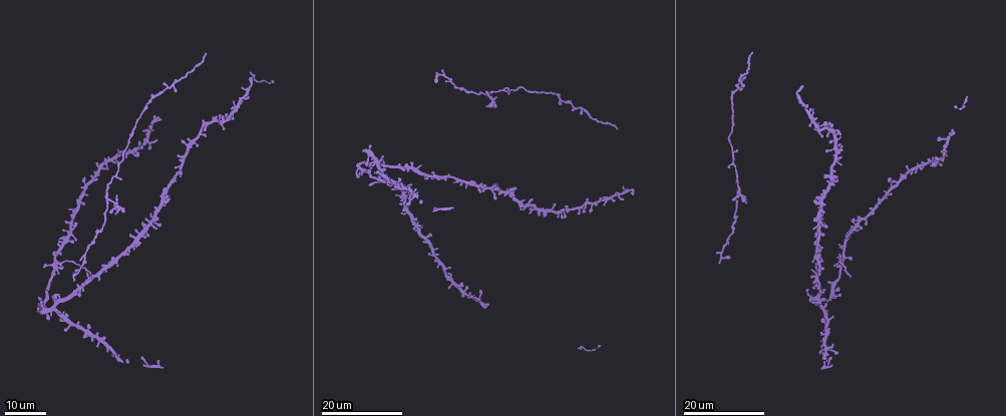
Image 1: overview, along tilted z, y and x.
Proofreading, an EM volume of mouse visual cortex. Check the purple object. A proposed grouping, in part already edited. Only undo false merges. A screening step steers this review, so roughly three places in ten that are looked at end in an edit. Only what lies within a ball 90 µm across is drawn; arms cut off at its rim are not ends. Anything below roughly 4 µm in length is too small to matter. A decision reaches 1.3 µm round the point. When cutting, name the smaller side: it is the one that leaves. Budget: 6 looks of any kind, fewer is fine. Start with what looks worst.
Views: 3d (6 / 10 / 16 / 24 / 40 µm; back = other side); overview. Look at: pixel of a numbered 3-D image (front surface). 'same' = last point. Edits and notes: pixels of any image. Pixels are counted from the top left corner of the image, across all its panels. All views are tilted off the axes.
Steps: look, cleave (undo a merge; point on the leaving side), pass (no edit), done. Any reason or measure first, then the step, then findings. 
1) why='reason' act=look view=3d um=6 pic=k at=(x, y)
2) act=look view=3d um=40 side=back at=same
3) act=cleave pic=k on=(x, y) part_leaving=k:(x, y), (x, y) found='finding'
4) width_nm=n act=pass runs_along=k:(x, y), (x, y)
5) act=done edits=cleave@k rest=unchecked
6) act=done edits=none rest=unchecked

act=look view=3d um=16 pic=1 at=(111, 198)

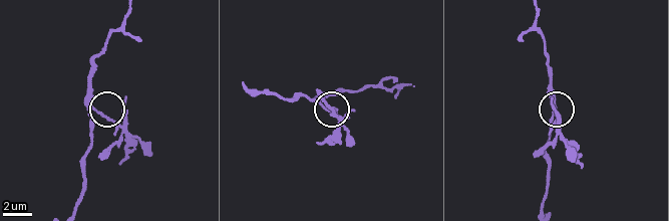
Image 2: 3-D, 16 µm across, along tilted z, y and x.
act=look view=3d um=10 pic=2 at=(98, 112)

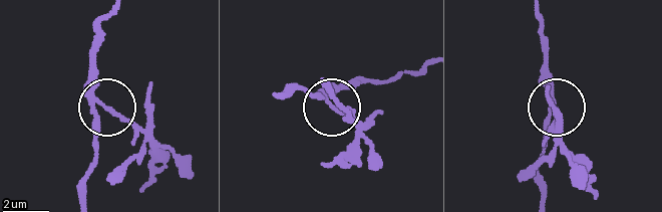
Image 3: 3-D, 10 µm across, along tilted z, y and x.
act=look view=3d um=6 pic=3 at=(107, 111)

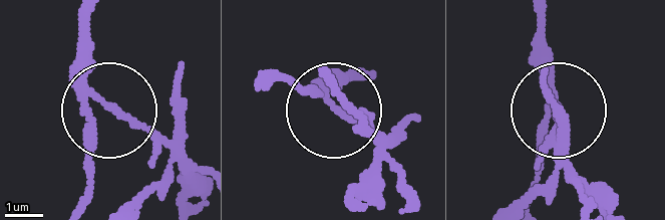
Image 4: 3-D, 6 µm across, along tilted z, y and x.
act=cleave pic=4 on=(134, 118) found='two neurons meet here'

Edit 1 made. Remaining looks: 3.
why='branch point' act=look view=3d um=16 pic=1 at=(59, 263)

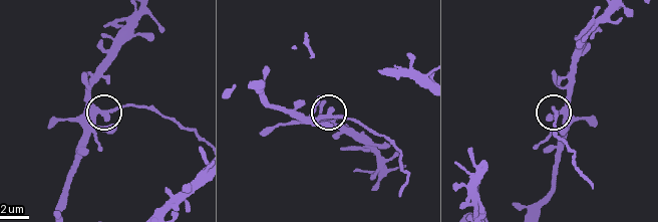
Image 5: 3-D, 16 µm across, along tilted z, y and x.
act=look view=3d um=6 pic=5 at=(322, 118)

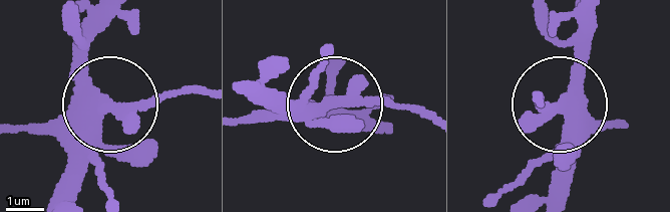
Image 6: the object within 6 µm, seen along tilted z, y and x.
width_nm=280 act=cleave pic=6 on=(184, 91) part_leaving=6:(122, 112), (206, 94) found='two neurons meet here'

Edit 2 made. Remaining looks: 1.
act=done edits=cleave@4,cleave@6 rest=unchecked

